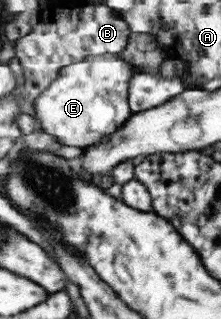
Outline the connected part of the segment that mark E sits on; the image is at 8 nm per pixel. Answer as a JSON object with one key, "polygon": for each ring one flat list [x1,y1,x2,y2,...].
{"polygon":[[117,54,91,55,83,62,65,66,57,80,53,80,53,84,49,84,33,104,41,129,57,136,67,146,87,148,101,143,103,136,119,131,134,114,129,104,129,88,135,72,135,65]]}

